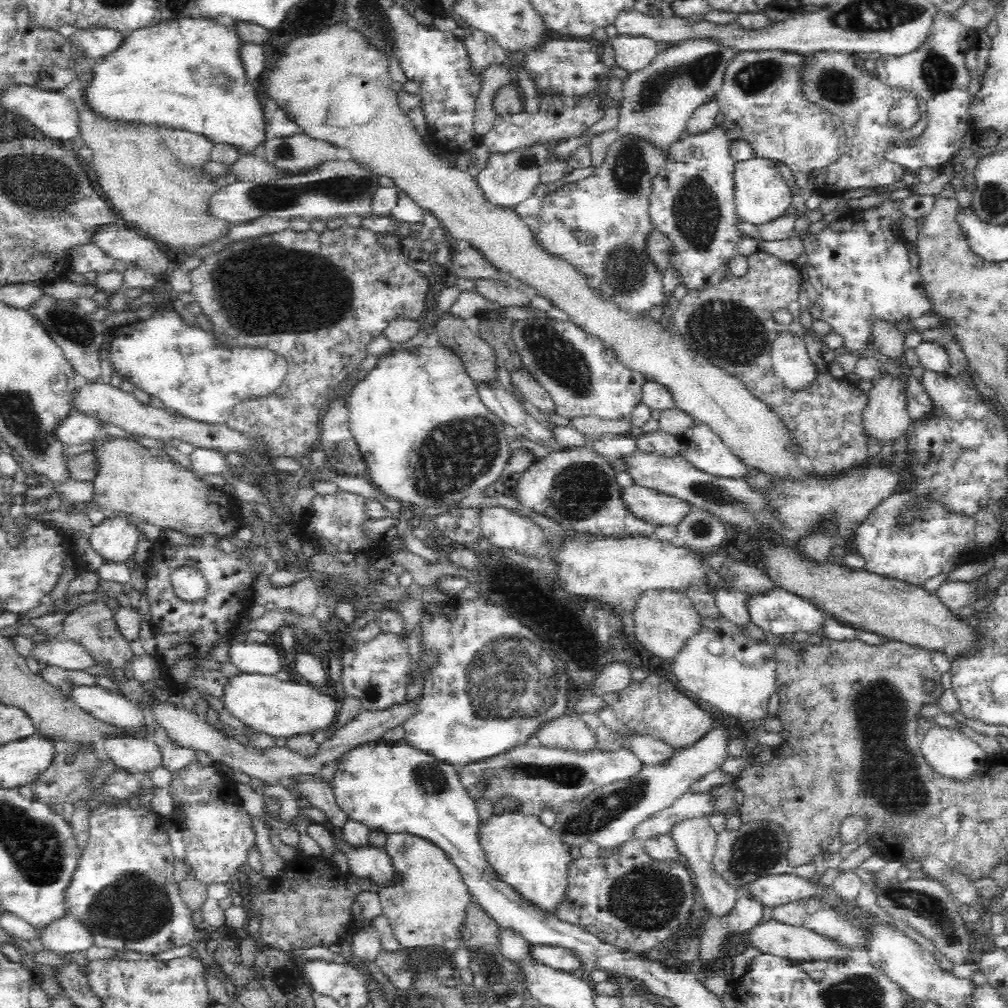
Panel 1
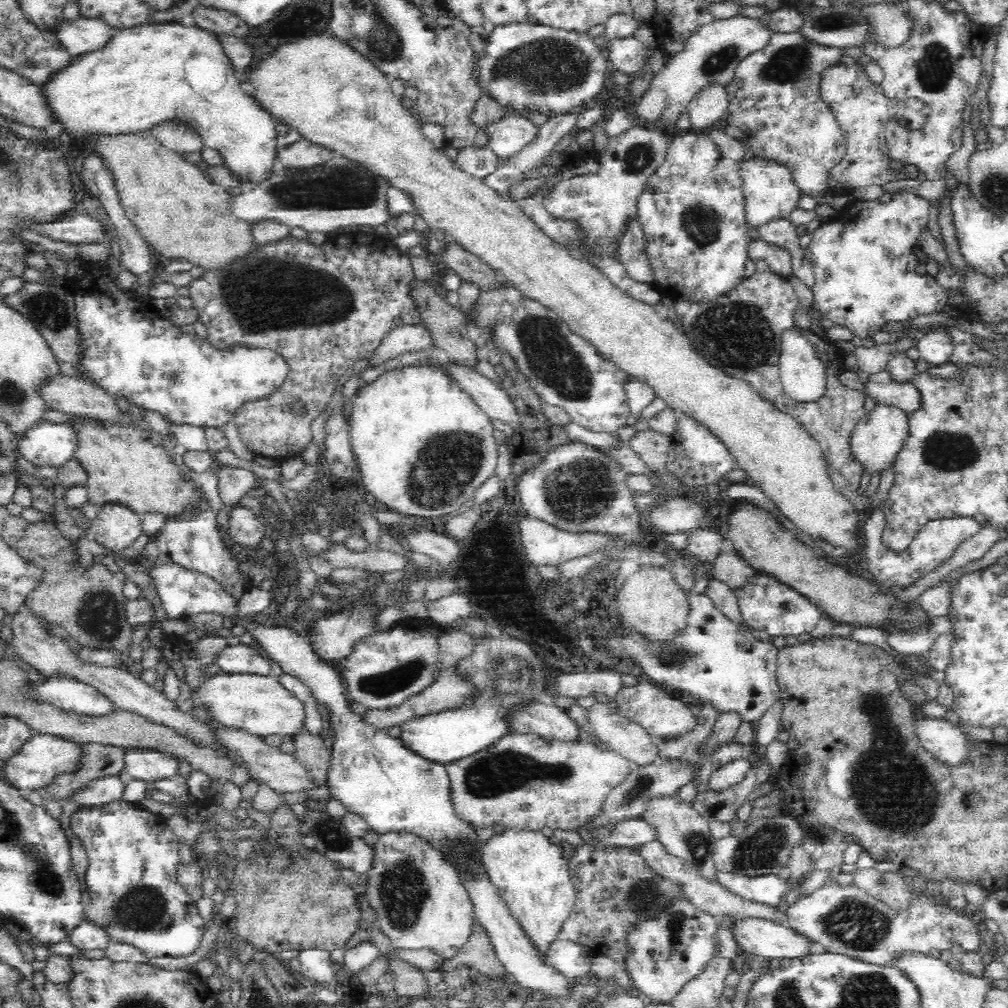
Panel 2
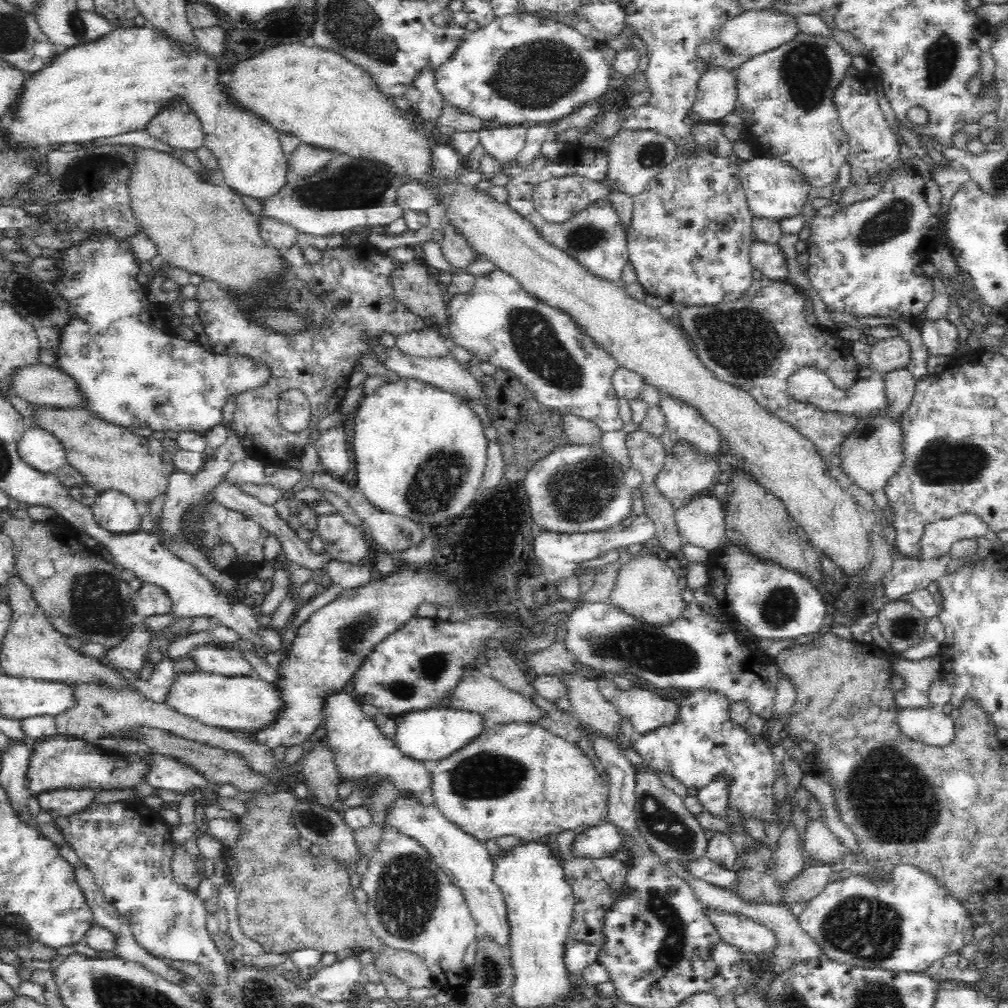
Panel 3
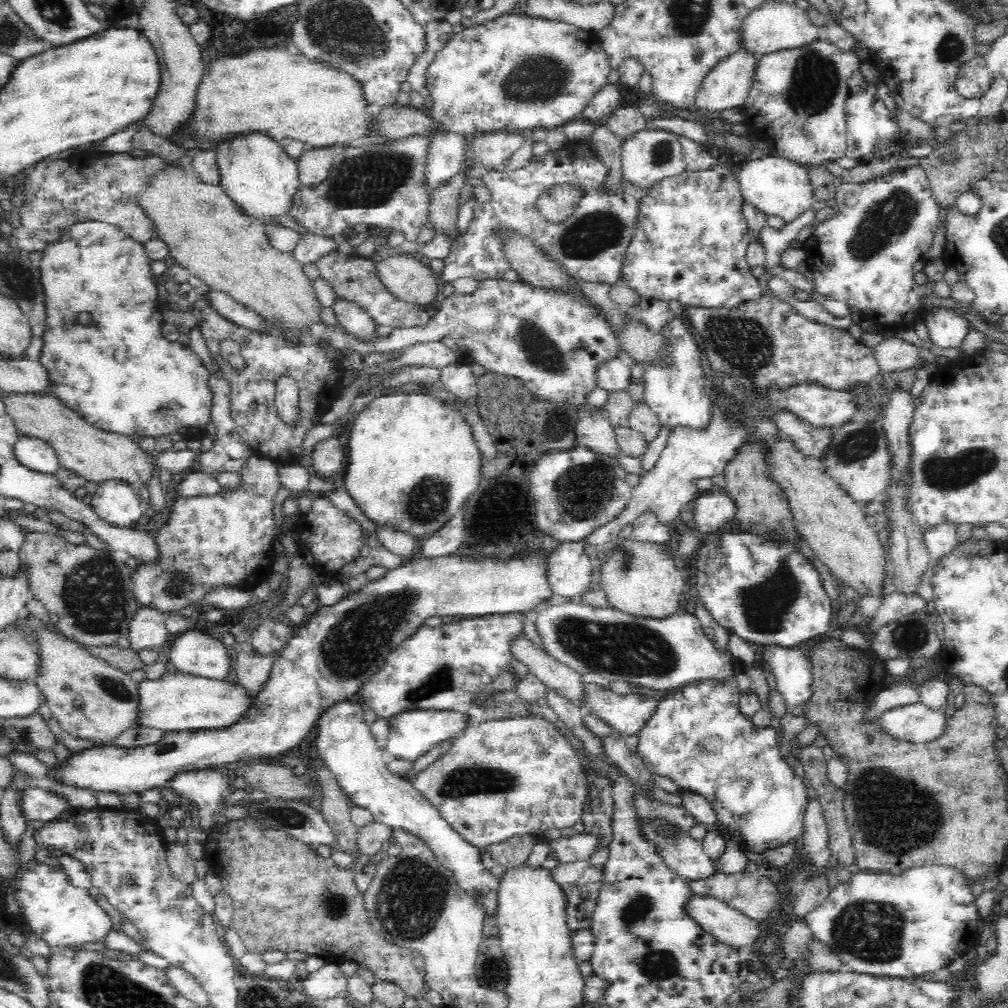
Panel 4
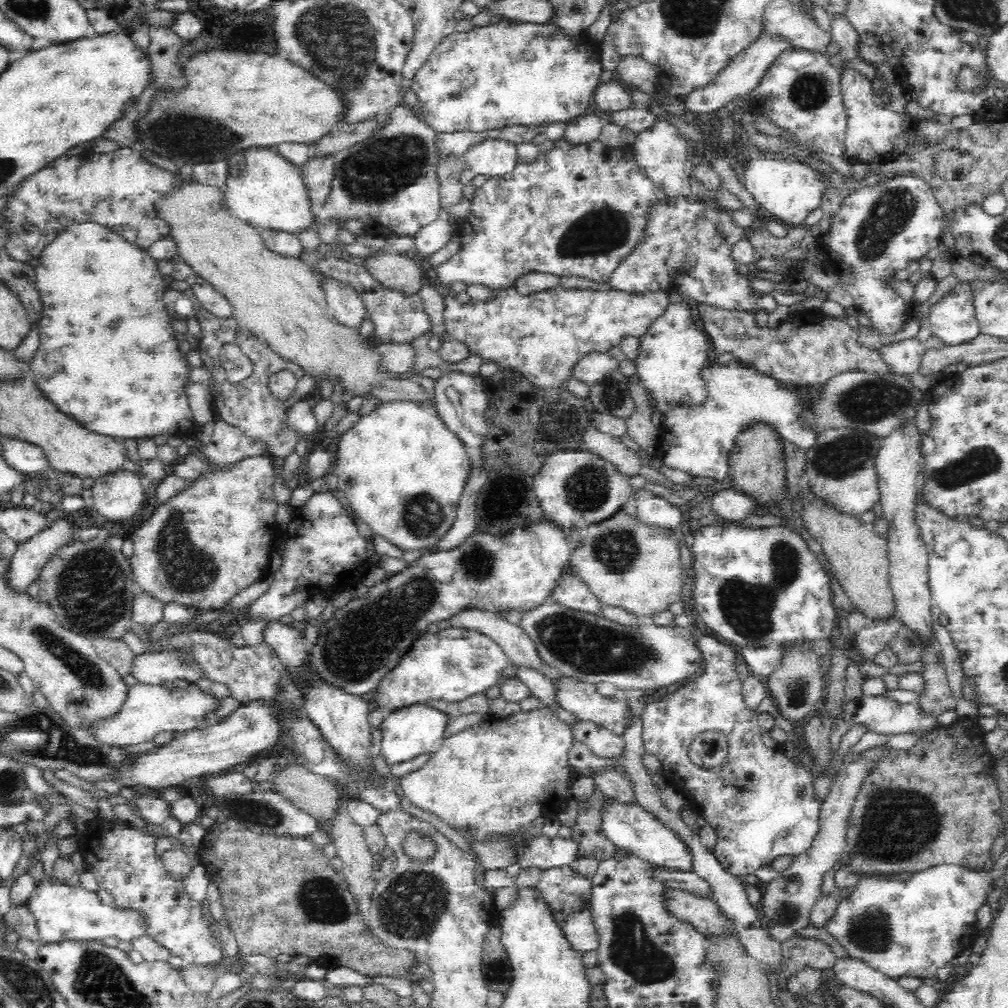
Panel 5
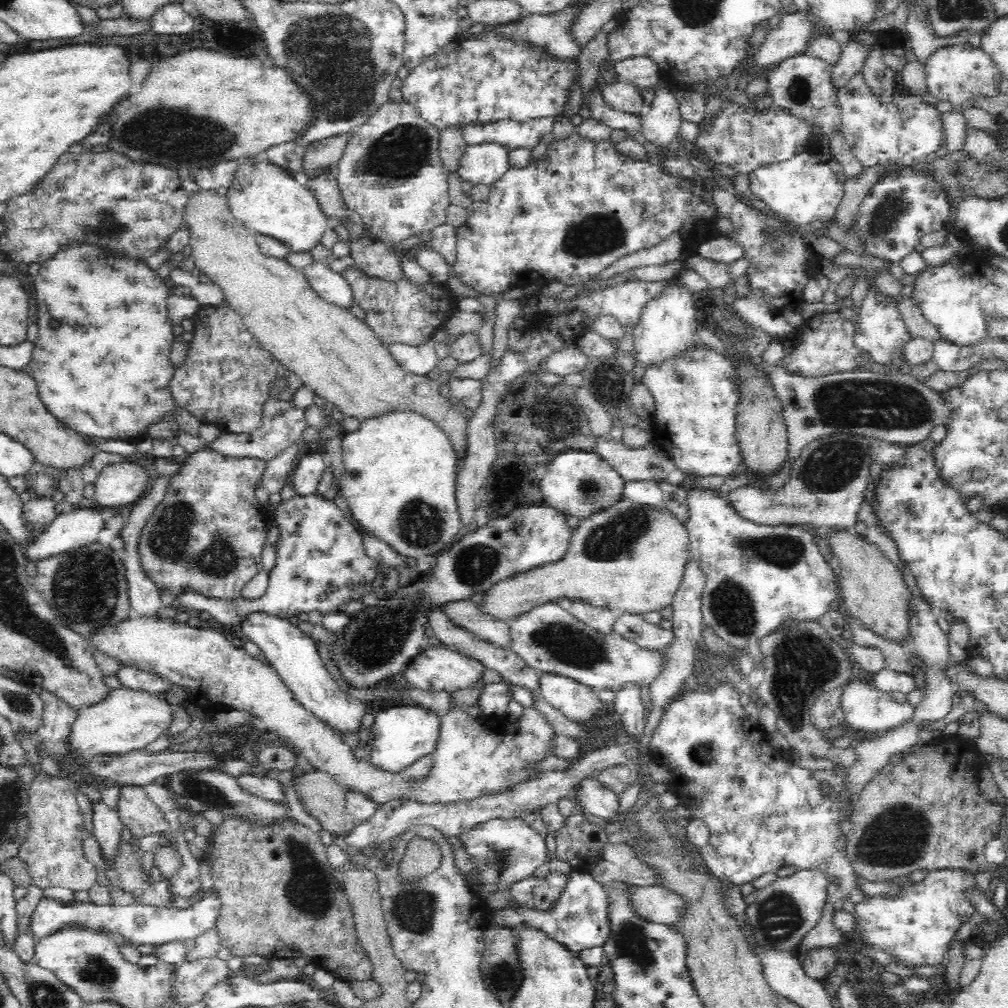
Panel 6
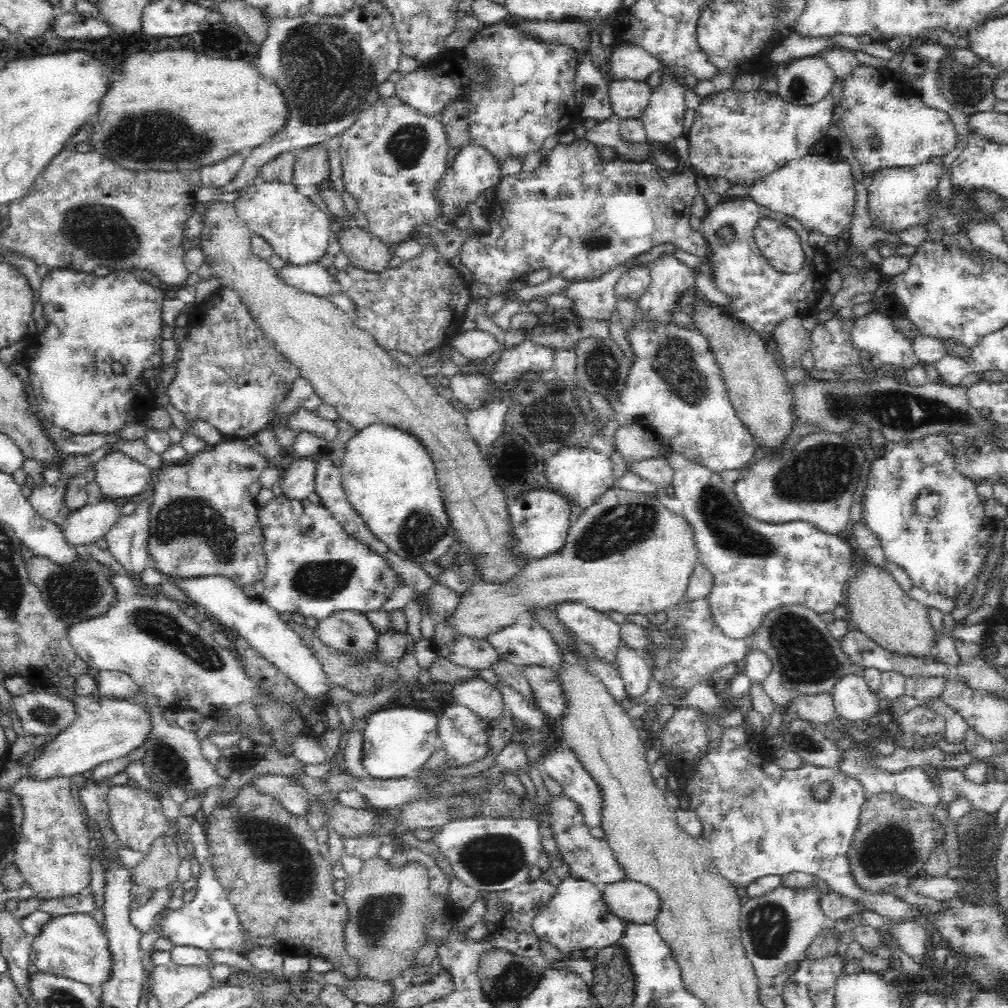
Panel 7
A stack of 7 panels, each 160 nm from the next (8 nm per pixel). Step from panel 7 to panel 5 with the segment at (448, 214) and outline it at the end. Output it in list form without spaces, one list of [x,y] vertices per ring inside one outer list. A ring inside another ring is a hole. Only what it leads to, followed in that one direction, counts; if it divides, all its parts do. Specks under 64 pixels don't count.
[[[482,140],[463,157],[466,167],[486,178],[512,172],[519,161],[517,145],[510,140]]]

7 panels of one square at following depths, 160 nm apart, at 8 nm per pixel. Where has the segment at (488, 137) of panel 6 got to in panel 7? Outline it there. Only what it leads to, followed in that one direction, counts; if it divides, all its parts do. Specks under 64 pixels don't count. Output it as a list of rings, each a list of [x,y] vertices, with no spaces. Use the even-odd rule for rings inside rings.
[[[504,22],[487,25],[474,33],[463,48],[466,57],[474,63],[486,65],[492,71],[489,90],[472,88],[468,94],[469,143],[486,148],[498,161],[510,155],[524,160],[529,153],[540,151],[544,141],[553,135],[573,130],[575,121],[580,119],[580,106],[575,100],[575,76],[578,70],[578,56],[565,44],[544,41],[530,31],[520,27],[507,26]]]

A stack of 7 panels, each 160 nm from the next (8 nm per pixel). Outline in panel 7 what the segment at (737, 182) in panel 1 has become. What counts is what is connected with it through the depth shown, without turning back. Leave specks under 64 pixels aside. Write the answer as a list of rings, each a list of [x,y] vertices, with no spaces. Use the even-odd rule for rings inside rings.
[[[830,136],[820,138],[820,142],[813,144],[808,155],[798,160],[789,160],[788,164],[782,168],[758,178],[747,190],[747,198],[772,212],[781,212],[791,216],[809,232],[820,232],[830,240],[836,240],[842,231],[850,230],[849,225],[853,219],[855,204],[855,180],[847,157],[840,153],[838,140]]]

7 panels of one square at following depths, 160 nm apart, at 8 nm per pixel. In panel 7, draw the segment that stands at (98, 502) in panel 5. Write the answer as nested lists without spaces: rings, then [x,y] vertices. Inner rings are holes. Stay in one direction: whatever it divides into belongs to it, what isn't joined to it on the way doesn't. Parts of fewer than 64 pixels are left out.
[[[120,450],[104,455],[94,466],[95,481],[110,501],[136,496],[148,487],[150,469]]]

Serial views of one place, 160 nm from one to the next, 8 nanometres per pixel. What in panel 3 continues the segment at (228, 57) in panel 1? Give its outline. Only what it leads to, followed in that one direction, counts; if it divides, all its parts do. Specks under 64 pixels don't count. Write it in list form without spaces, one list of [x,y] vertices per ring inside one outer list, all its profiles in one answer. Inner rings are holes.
[[[150,22],[141,27],[116,28],[100,40],[61,50],[42,71],[28,74],[15,116],[5,121],[5,132],[11,142],[29,151],[43,150],[52,144],[85,144],[144,130],[163,109],[184,103],[202,125],[205,146],[218,159],[219,169],[226,179],[225,186],[258,200],[272,196],[289,177],[287,157],[279,142],[280,133],[251,110],[245,110],[230,95],[220,80],[222,74],[222,66],[202,53],[198,43],[180,43]]]

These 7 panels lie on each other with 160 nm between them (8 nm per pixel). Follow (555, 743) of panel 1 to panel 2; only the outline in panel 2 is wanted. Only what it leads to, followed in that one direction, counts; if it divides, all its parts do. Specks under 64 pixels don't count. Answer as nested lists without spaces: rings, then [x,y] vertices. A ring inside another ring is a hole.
[[[532,702],[508,716],[512,734],[536,734],[551,741],[577,742],[580,730],[565,709],[547,702]]]

